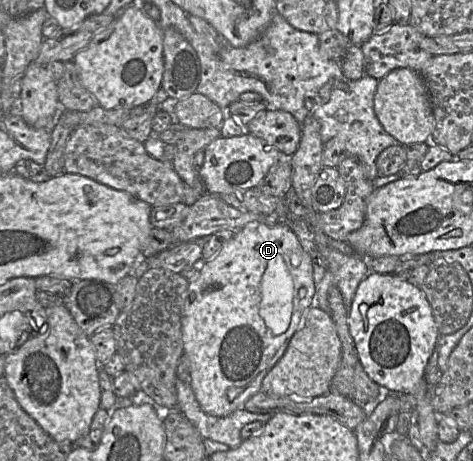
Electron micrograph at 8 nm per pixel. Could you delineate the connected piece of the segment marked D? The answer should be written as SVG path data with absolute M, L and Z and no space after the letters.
M263 219L237 230L216 256L205 263L198 278L189 282L186 292L183 351L189 360L190 386L201 408L216 417L243 410L246 401L260 392L264 377L283 356L306 312L315 303L311 257L288 224Z

